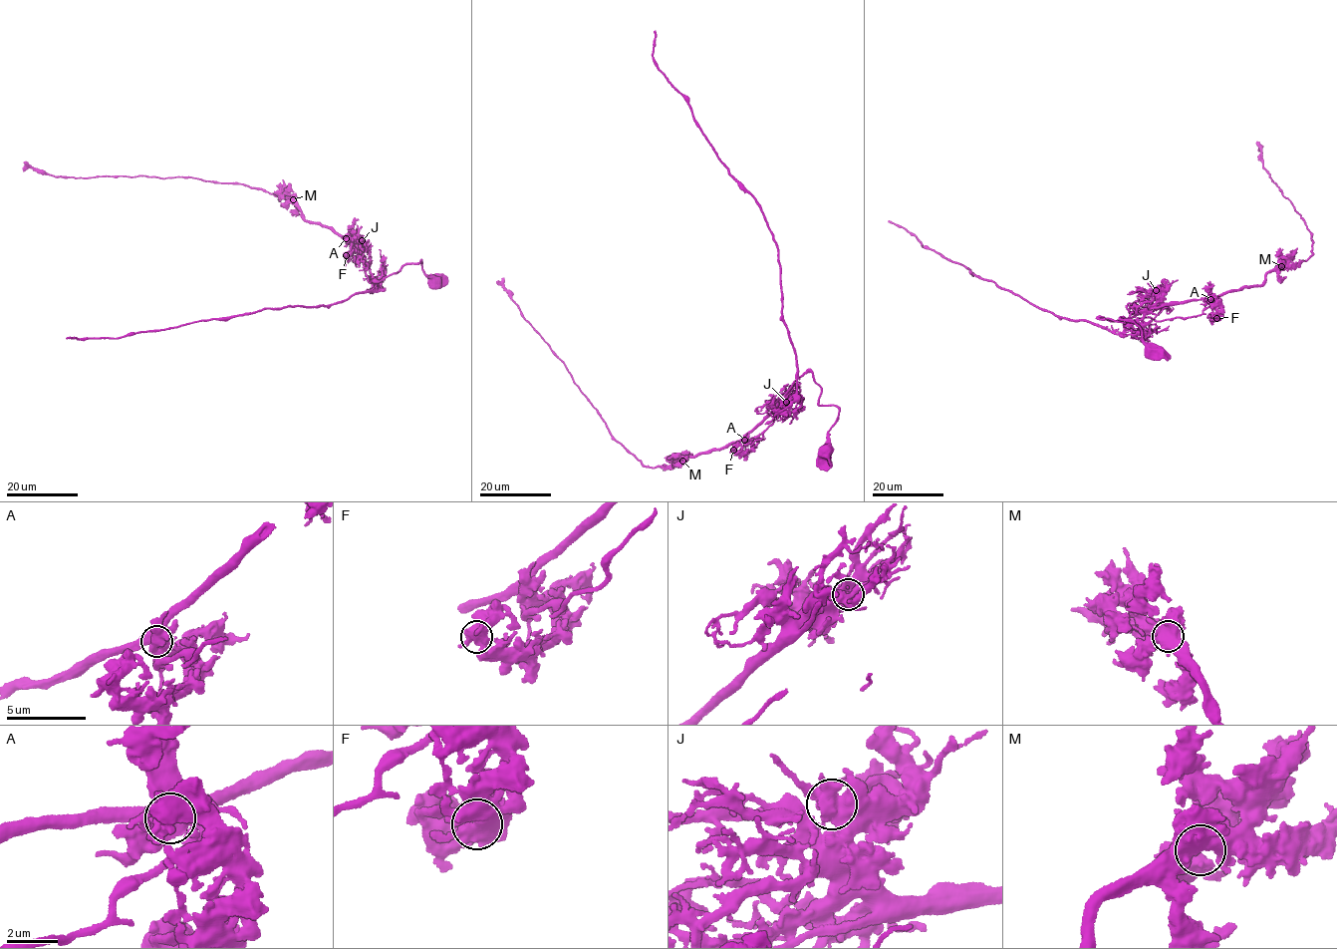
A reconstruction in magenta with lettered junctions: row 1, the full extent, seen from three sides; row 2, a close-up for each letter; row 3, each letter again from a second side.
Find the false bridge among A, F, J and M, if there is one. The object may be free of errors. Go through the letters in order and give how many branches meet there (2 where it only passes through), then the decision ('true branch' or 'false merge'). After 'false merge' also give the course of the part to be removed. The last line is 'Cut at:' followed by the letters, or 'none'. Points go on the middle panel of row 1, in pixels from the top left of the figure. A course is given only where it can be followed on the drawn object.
A: 3 branches meet; false merge; foreign part runs (744, 440), (759, 440), (796, 393), (778, 247), (760, 205), (656, 65), (655, 30)
F: 3 branches meet; true branch
J: 3 branches meet; true branch
M: 3 branches meet; true branch
Cut at: A

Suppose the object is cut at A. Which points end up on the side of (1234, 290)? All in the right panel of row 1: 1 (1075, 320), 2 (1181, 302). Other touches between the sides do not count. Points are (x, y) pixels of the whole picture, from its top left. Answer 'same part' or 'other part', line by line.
1: other part
2: same part

